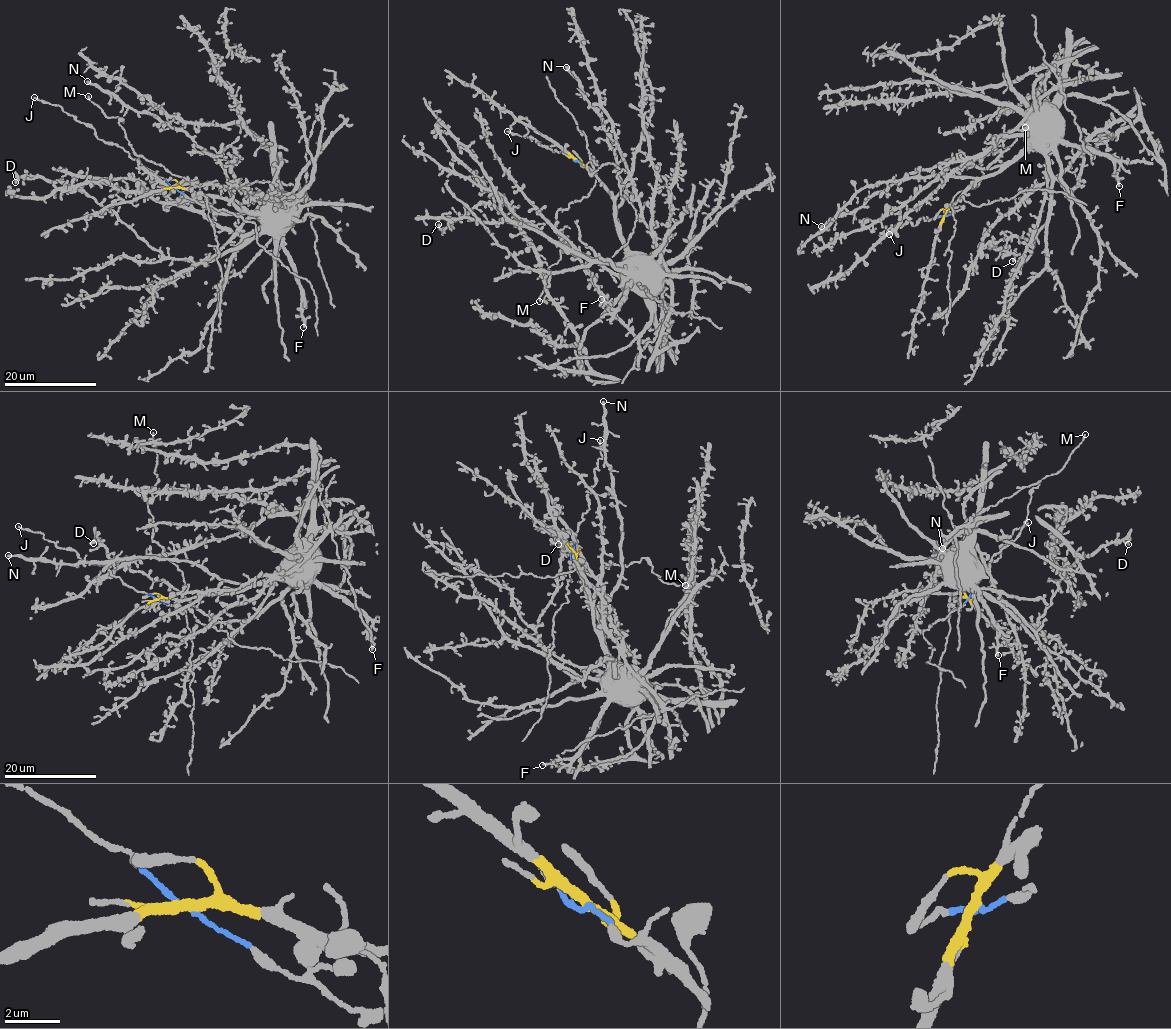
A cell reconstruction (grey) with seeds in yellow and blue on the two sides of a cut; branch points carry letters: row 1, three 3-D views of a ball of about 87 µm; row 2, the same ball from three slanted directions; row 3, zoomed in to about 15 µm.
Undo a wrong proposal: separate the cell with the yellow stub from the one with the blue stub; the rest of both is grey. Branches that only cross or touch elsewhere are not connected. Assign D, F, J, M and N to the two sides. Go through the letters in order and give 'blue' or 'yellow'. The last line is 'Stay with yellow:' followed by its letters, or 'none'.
D: yellow
F: yellow
J: blue
M: yellow
N: yellow
Stay with yellow: D, F, M, N

